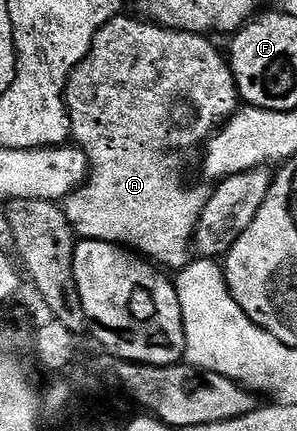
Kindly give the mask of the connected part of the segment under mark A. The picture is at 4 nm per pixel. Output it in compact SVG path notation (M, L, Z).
M118 16L107 20L107 24L103 24L103 28L99 28L99 32L95 32L89 54L70 72L69 82L65 86L65 107L69 113L69 132L76 149L82 150L88 156L91 169L88 179L63 199L63 209L74 235L78 239L91 242L115 242L118 246L126 247L144 256L148 261L166 271L176 272L189 265L191 261L193 230L197 227L197 221L207 204L211 190L208 185L206 187L185 187L181 183L181 174L177 171L177 158L173 154L181 154L184 150L193 150L196 146L204 147L218 129L237 113L239 95L228 61L223 57L222 51L220 54L209 43L212 41L206 35L192 34L186 30L169 30L166 26L158 26L149 20L136 22L133 18L125 17Z

